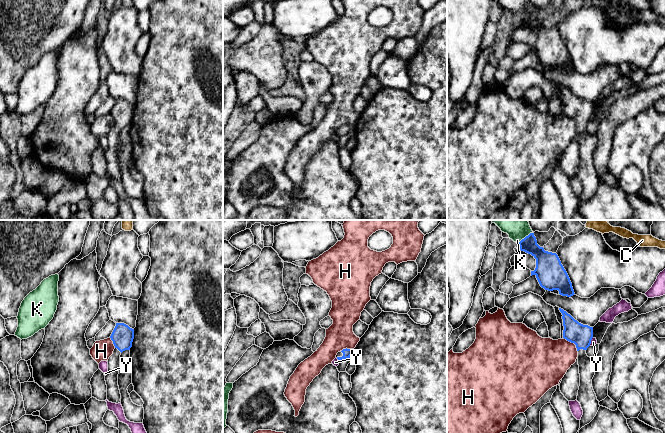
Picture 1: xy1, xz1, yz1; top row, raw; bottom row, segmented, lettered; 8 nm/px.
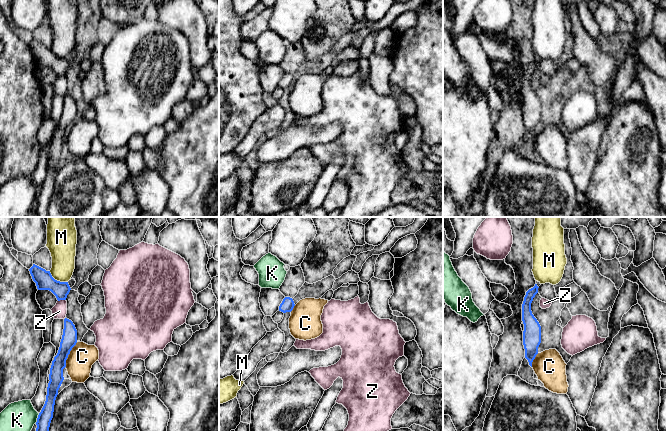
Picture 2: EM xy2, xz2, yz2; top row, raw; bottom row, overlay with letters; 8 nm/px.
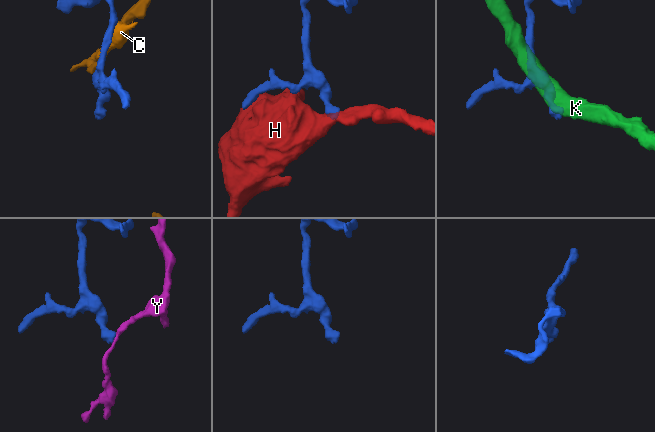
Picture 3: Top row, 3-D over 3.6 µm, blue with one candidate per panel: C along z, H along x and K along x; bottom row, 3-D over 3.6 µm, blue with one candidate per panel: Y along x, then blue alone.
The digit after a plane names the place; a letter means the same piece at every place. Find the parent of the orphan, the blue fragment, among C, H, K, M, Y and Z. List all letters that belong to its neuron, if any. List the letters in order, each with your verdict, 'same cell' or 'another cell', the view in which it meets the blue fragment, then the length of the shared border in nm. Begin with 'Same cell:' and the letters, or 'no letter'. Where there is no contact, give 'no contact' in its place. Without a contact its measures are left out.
Same cell: no letter
C: another cell; meets blue in xy2; contact 220 nm long
H: another cell; meets blue in yz1; contact 170 nm long
K: another cell; meets blue in yz1; contact 160 nm long
M: another cell; meets blue in xy2; contact 180 nm long
Y: another cell; meets blue in yz1; contact 80 nm long
Z: another cell; meets blue in xy2; contact 70 nm long

